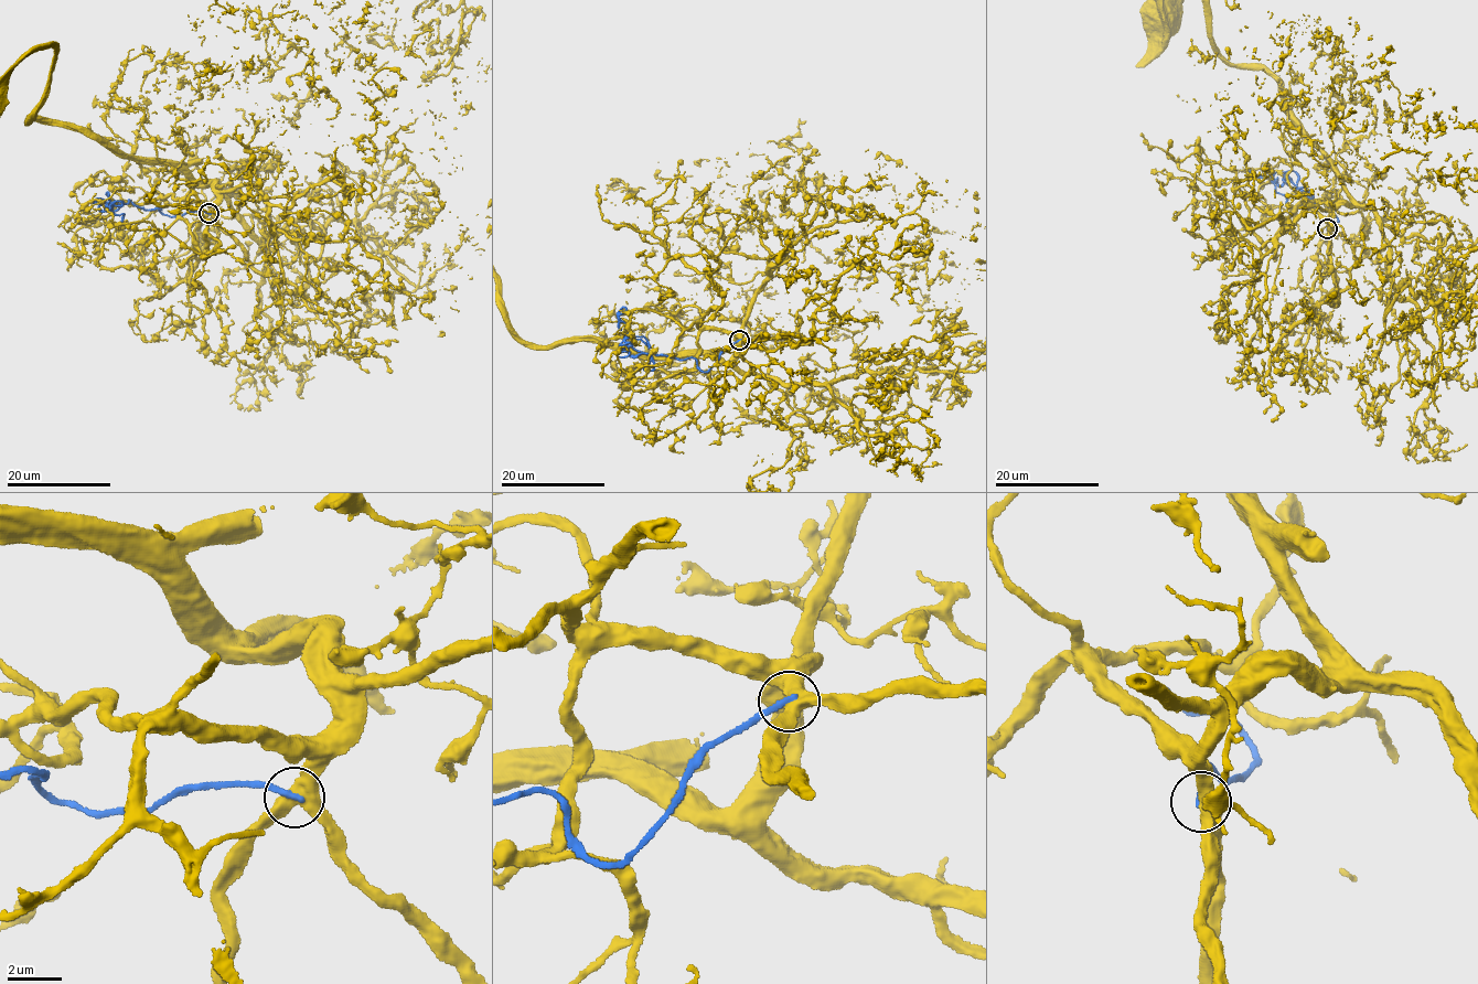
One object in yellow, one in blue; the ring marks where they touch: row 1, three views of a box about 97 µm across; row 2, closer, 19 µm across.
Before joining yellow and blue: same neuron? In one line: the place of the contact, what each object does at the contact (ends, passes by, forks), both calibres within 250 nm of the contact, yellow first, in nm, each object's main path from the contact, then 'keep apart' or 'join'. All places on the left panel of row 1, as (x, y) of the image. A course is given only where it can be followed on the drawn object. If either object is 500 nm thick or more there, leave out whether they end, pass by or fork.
place (209, 213); yellow forks; blue ends; calibres 480 and 240 nm; course yellow (209, 213), (213, 180), (29, 120), (50, 46); course blue (209, 214), (189, 211), (168, 216), (129, 200), (110, 203), (107, 211), (114, 201), (110, 205), (122, 202); keep apart

